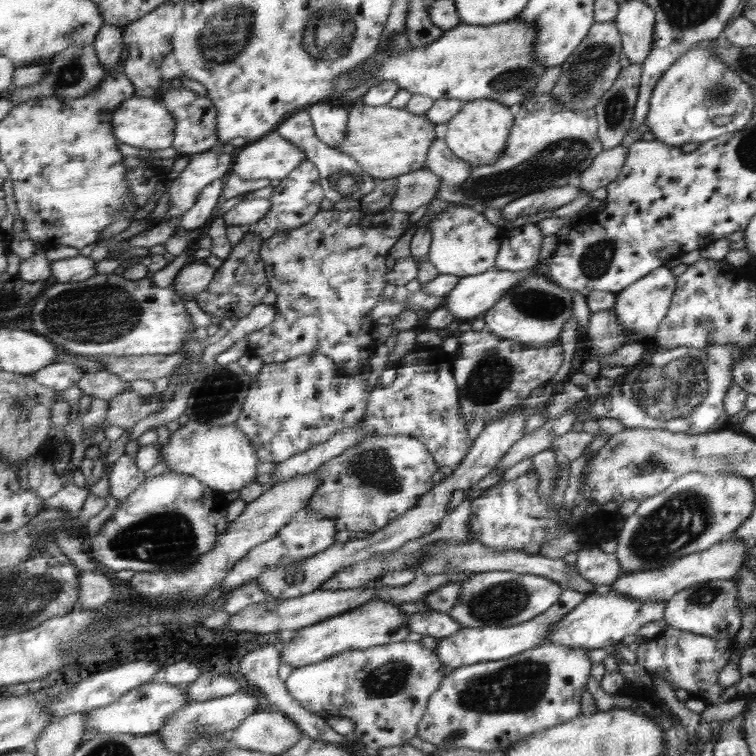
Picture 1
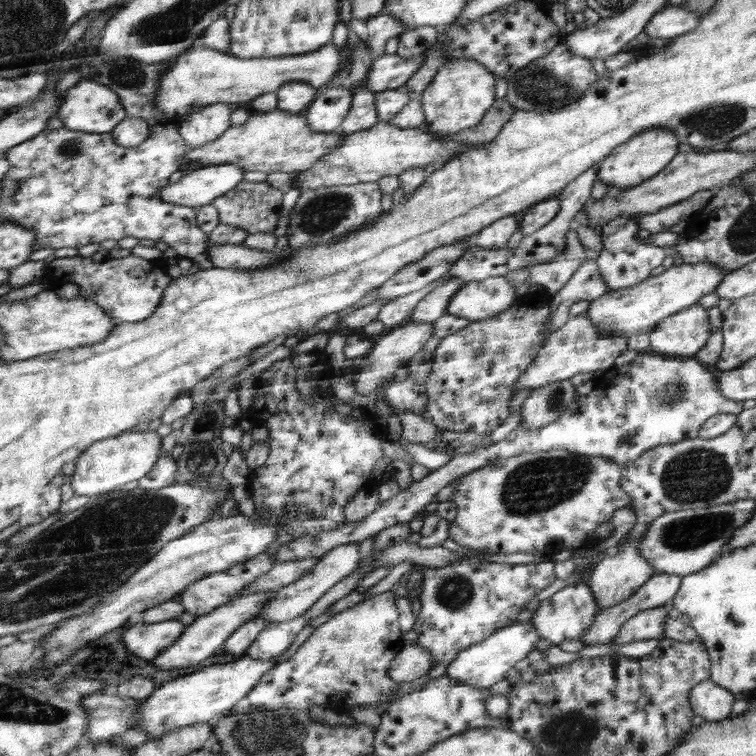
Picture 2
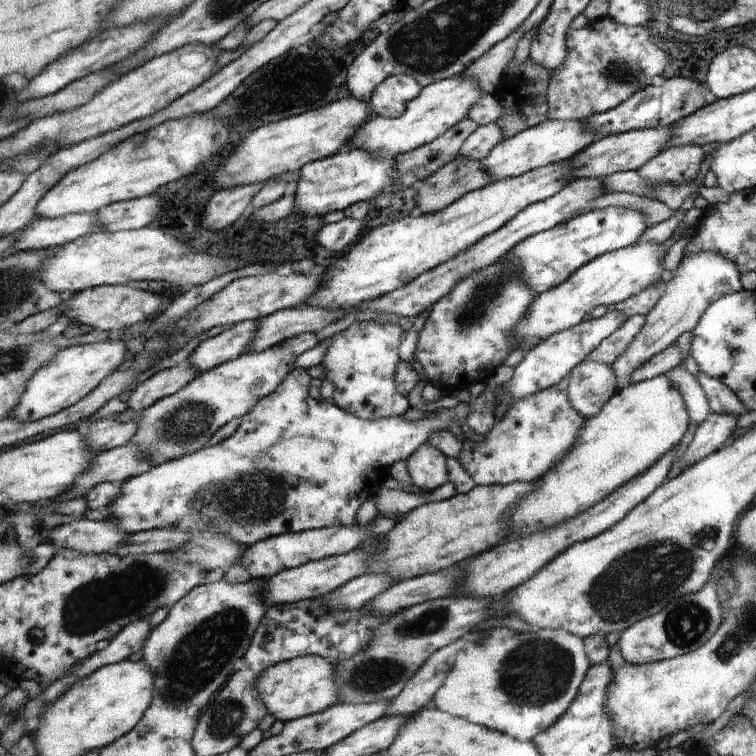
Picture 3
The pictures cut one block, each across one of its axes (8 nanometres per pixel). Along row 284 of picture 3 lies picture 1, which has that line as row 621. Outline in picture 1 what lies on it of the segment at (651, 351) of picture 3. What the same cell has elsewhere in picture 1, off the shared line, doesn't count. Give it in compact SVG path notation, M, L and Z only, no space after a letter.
M735 579L706 581L679 590L666 601L663 619L668 627L678 628L694 634L708 635L710 638L735 638L742 626L742 613L737 601Z

